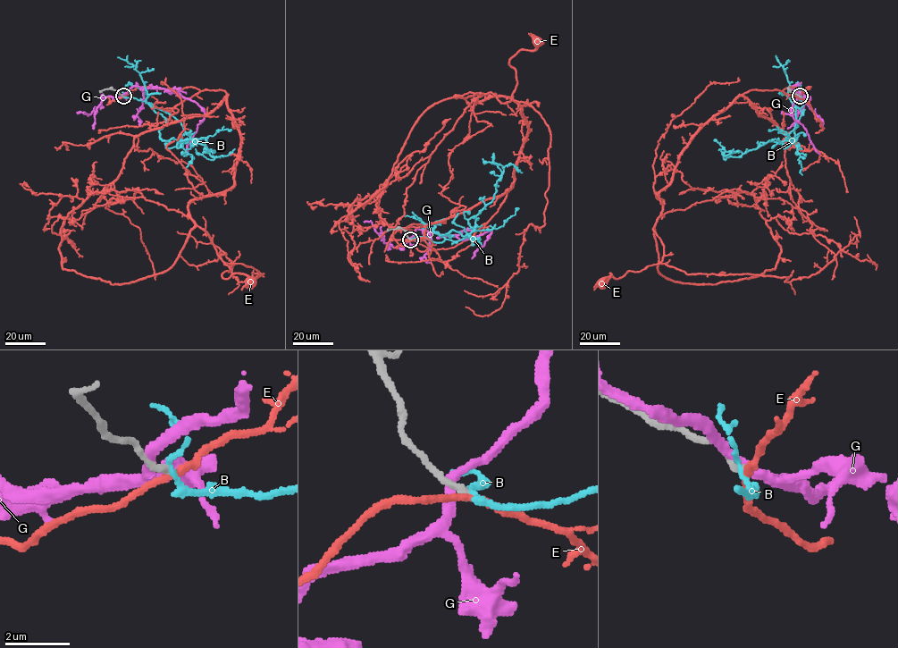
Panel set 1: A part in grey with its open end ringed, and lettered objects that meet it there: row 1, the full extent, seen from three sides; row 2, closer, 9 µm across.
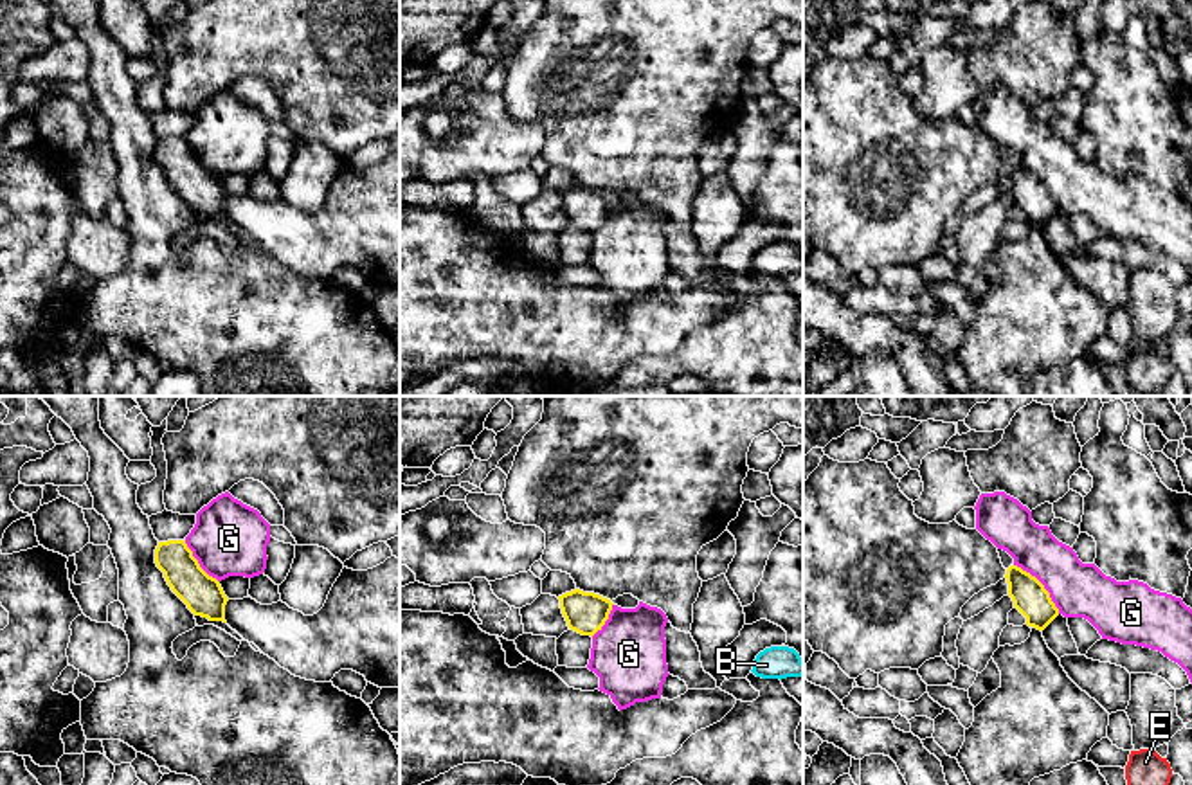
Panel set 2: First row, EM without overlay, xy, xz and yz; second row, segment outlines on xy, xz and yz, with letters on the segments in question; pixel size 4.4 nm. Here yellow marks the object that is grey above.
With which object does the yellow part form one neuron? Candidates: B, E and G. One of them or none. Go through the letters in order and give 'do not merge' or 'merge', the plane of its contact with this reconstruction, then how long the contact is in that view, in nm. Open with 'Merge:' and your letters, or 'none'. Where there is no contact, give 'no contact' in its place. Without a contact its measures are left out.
Merge: none
B: do not merge; no contact
E: do not merge; no contact
G: do not merge; meets yellow in yz; contact 300 nm long

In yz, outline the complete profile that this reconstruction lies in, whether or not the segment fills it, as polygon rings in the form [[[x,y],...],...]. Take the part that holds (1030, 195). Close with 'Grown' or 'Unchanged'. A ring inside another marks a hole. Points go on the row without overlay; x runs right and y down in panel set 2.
[[[1010,162],[1005,175],[1014,203],[1026,214],[1028,223],[1043,229],[1059,212],[1050,189],[1035,173],[1017,162]]]. Unchanged

